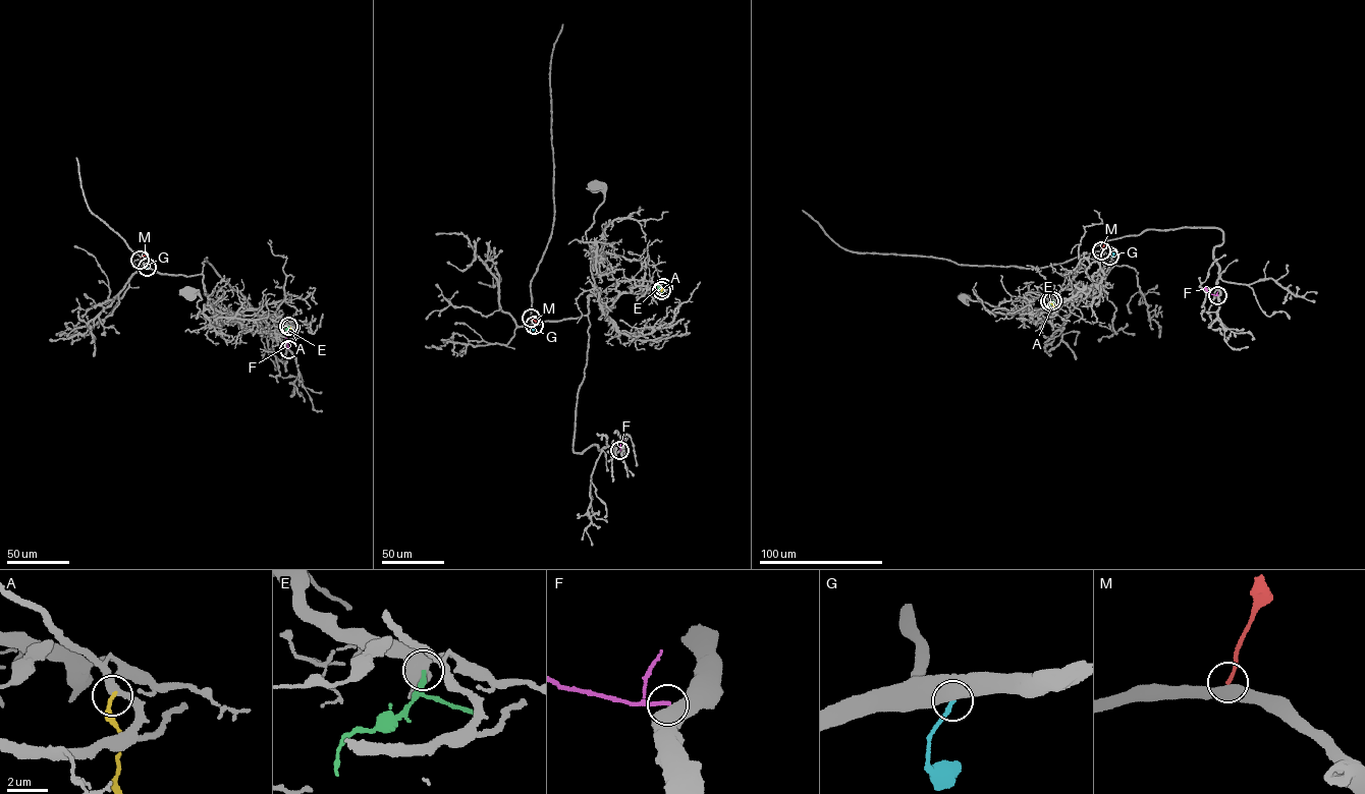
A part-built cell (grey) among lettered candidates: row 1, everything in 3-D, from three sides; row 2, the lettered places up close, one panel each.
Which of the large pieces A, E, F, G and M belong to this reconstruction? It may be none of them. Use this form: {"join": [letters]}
{"join": ["E"]}

